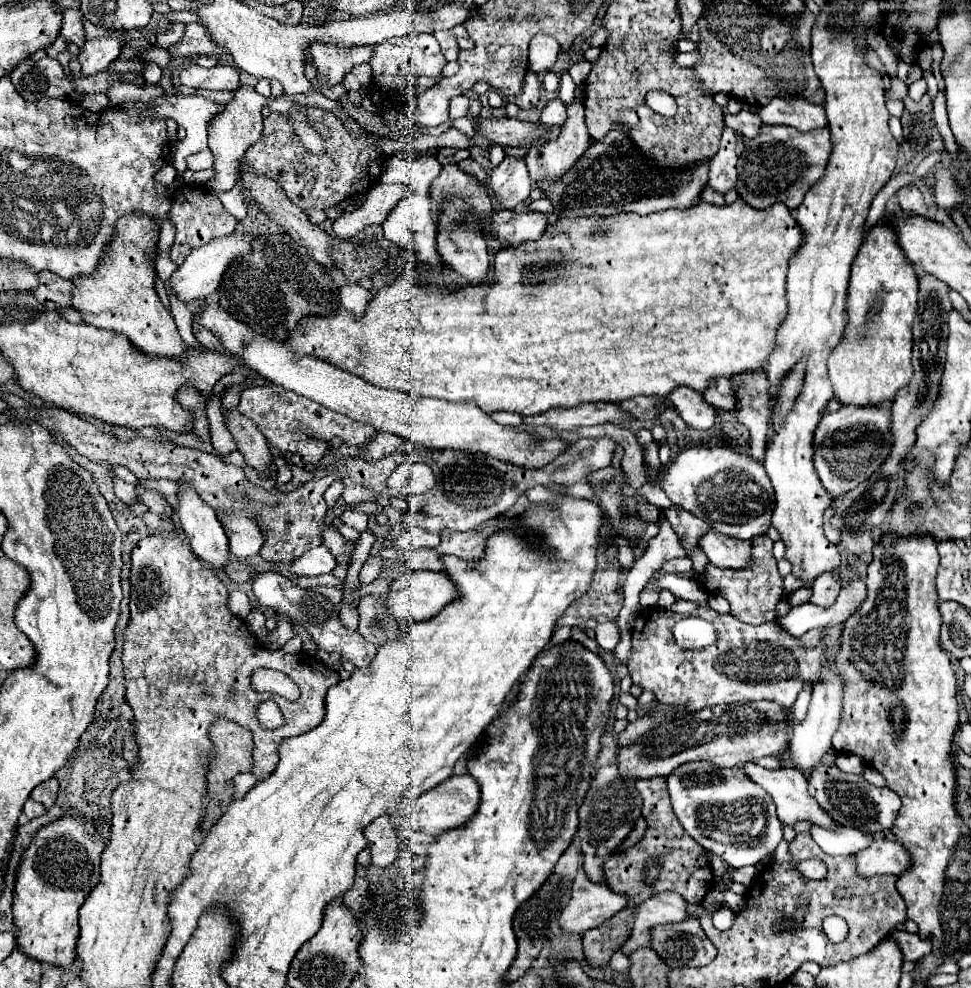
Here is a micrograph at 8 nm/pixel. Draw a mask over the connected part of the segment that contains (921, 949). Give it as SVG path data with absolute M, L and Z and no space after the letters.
M894 931L892 937L900 943L904 961L920 961L924 955L932 951L932 939L922 939L920 935L912 935L908 931Z

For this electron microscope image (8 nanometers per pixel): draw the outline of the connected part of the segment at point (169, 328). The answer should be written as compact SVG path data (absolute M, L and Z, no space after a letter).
M128 215L126 219L120 219L118 235L114 235L114 243L110 243L110 251L106 251L106 259L102 259L102 267L98 269L98 275L92 275L86 279L74 279L72 307L82 313L82 319L88 325L124 335L144 355L184 359L186 355L184 341L174 325L170 311L162 305L162 301L158 299L158 293L154 291L156 273L154 273L154 263L150 263L150 251L154 251L156 243L158 243L158 231L154 231L154 225L150 223L150 219L142 219L142 215Z

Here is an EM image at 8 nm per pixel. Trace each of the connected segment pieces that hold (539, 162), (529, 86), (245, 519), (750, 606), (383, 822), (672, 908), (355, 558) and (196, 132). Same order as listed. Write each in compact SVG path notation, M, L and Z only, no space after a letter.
M580 101L568 105L568 119L562 125L562 135L540 147L532 147L524 157L534 183L560 179L590 143L588 129L584 125L584 105Z
M528 70L524 77L522 95L507 97L508 102L516 103L521 110L529 110L536 106L540 96L540 83L537 74Z
M218 513L218 519L226 531L230 553L238 559L254 557L262 547L262 535L254 523L250 523L250 515L236 513Z
M758 535L752 539L752 557L754 563L748 571L734 571L734 569L720 569L708 565L704 573L698 575L698 581L708 593L722 595L730 603L730 611L736 619L748 625L762 625L766 621L776 619L776 603L782 599L782 577L776 571L776 559L772 557L772 539L768 535Z
M382 815L376 821L372 821L364 829L364 837L366 837L370 853L372 853L372 865L390 867L396 861L400 839L396 837L388 815Z
M664 891L642 901L634 911L634 949L622 949L626 955L650 943L650 931L660 923L678 923L686 917L684 899L678 893Z
M364 531L364 533L360 533L358 541L354 543L354 551L352 551L352 561L350 561L350 565L358 565L358 567L362 567L362 565L366 563L368 555L370 555L370 549L372 549L374 541L376 541L376 537L374 537L372 531Z
M160 95L160 97L154 99L154 103L156 103L156 107L146 103L146 107L152 115L158 115L162 119L174 119L178 125L182 125L186 129L186 137L174 145L174 155L172 155L172 165L176 167L176 171L184 173L186 171L186 161L184 159L192 153L198 153L198 151L208 147L208 123L214 119L214 115L222 113L226 109L226 105L216 103L212 99L206 99L206 97L200 97L200 95L192 95L192 97L182 97L182 95L166 97L166 95Z

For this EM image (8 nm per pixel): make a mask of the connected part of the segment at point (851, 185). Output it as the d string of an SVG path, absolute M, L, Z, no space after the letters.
M828 3L828 5L820 11L820 17L816 19L816 25L812 27L812 49L810 49L810 53L812 53L812 63L814 63L814 71L816 71L816 75L820 77L822 87L824 87L824 91L826 91L826 105L824 105L824 109L826 109L826 115L828 115L828 127L830 127L830 133L832 133L834 151L832 151L832 155L830 155L830 163L828 163L828 167L826 167L826 175L822 177L822 183L816 183L816 185L806 193L806 199L802 201L802 205L796 209L796 215L794 215L796 221L798 221L798 225L800 225L802 231L806 233L806 241L802 243L802 247L798 249L798 253L794 255L794 259L790 261L788 283L786 283L788 317L786 317L786 321L782 323L782 327L778 329L776 351L770 355L770 363L768 363L768 367L766 367L766 375L768 375L768 381L770 381L770 395L774 397L776 387L778 387L782 375L786 375L786 371L790 371L790 369L794 367L794 363L798 363L798 359L806 357L806 379L804 379L802 393L798 395L798 399L796 399L792 411L786 415L784 423L780 423L780 421L772 415L772 419L770 419L770 427L768 427L766 459L764 459L764 467L766 467L766 473L768 473L770 481L772 481L774 497L776 497L776 507L774 507L774 513L772 513L772 527L780 533L780 537L782 537L782 541L784 541L784 545L786 545L786 555L784 555L784 557L792 563L792 575L798 577L798 579L802 581L804 587L810 587L812 581L814 581L818 575L822 575L822 573L826 573L826 571L834 571L834 569L838 569L838 567L842 565L842 555L840 555L840 551L838 551L838 549L826 539L826 535L824 535L824 511L830 507L832 497L830 497L830 493L822 487L822 483L820 483L820 479L818 479L818 475L816 475L816 471L814 471L814 463L812 463L812 433L814 433L814 427L818 425L818 419L824 415L824 405L832 399L832 387L830 387L830 381L826 379L826 361L828 361L830 351L838 345L838 341L840 341L842 335L844 335L846 321L844 321L844 313L842 313L842 311L844 311L844 307L846 307L846 289L848 289L848 279L850 279L850 265L852 265L852 261L854 261L854 257L856 257L860 245L862 245L862 239L864 239L862 233L864 233L864 221L866 221L866 215L868 215L868 207L870 207L874 195L876 195L876 193L884 187L884 183L892 177L892 173L894 173L894 165L896 165L896 155L898 155L898 143L896 143L896 139L892 137L892 133L888 133L888 109L886 109L886 97L884 97L882 73L876 71L876 69L872 69L872 67L868 67L868 63L864 61L864 47L866 47L864 33L866 33L868 29L866 29L864 25L858 25L858 23L844 23L844 25L838 25L838 21L834 19L834 15L836 15L838 11L840 11L840 7L838 7L838 5L832 5L832 3Z

